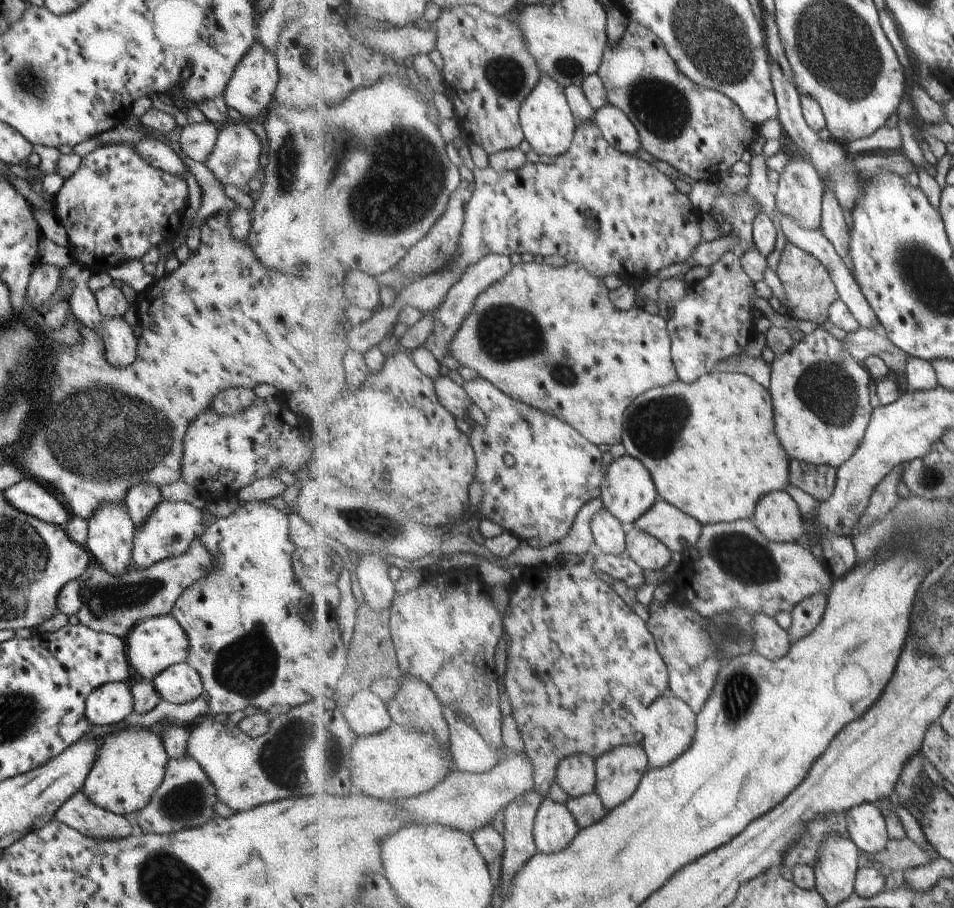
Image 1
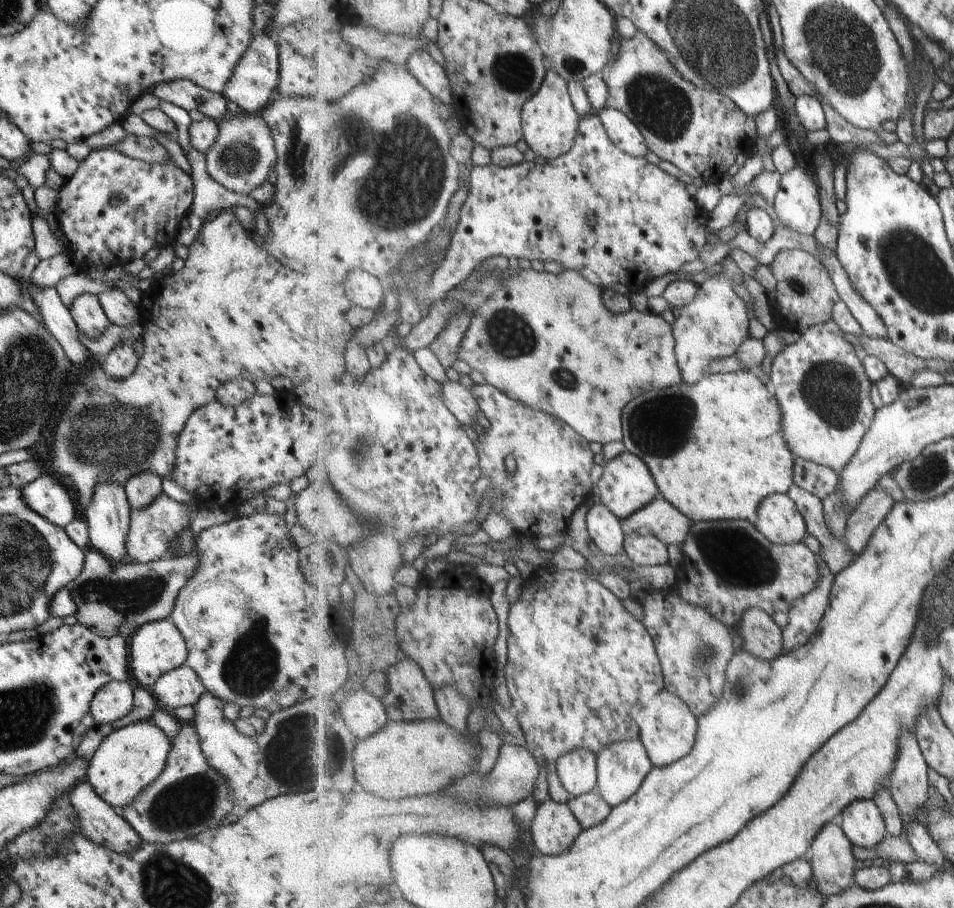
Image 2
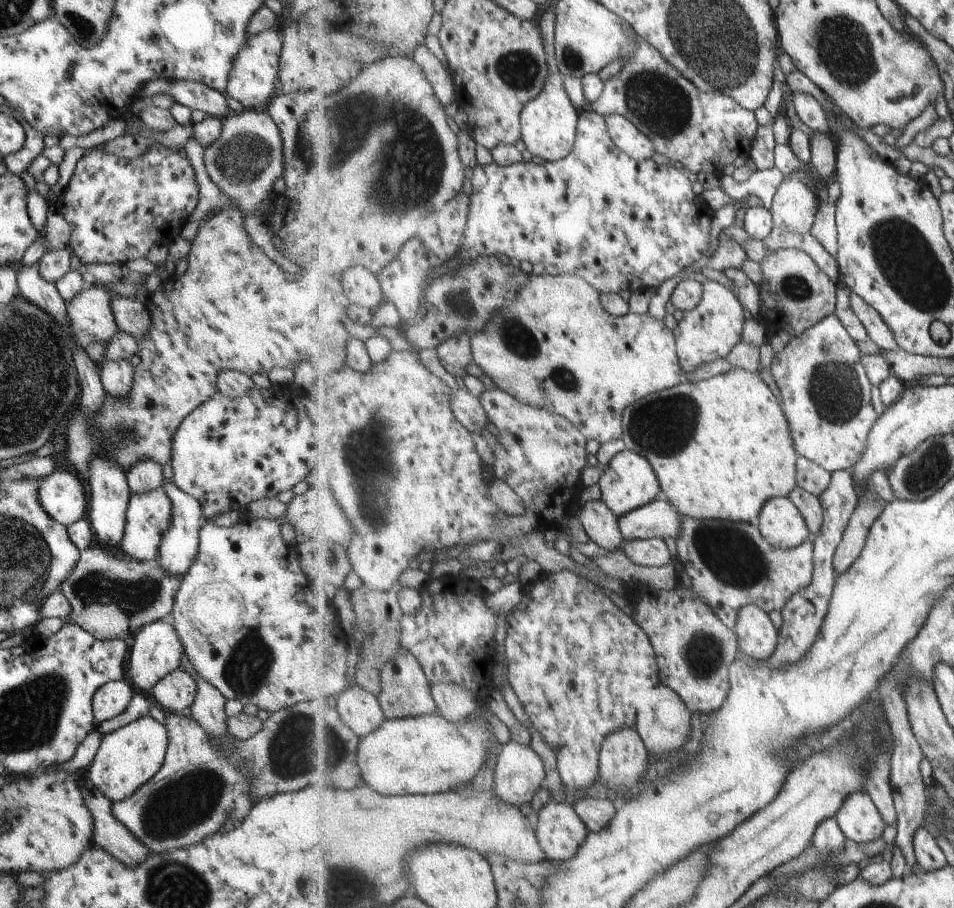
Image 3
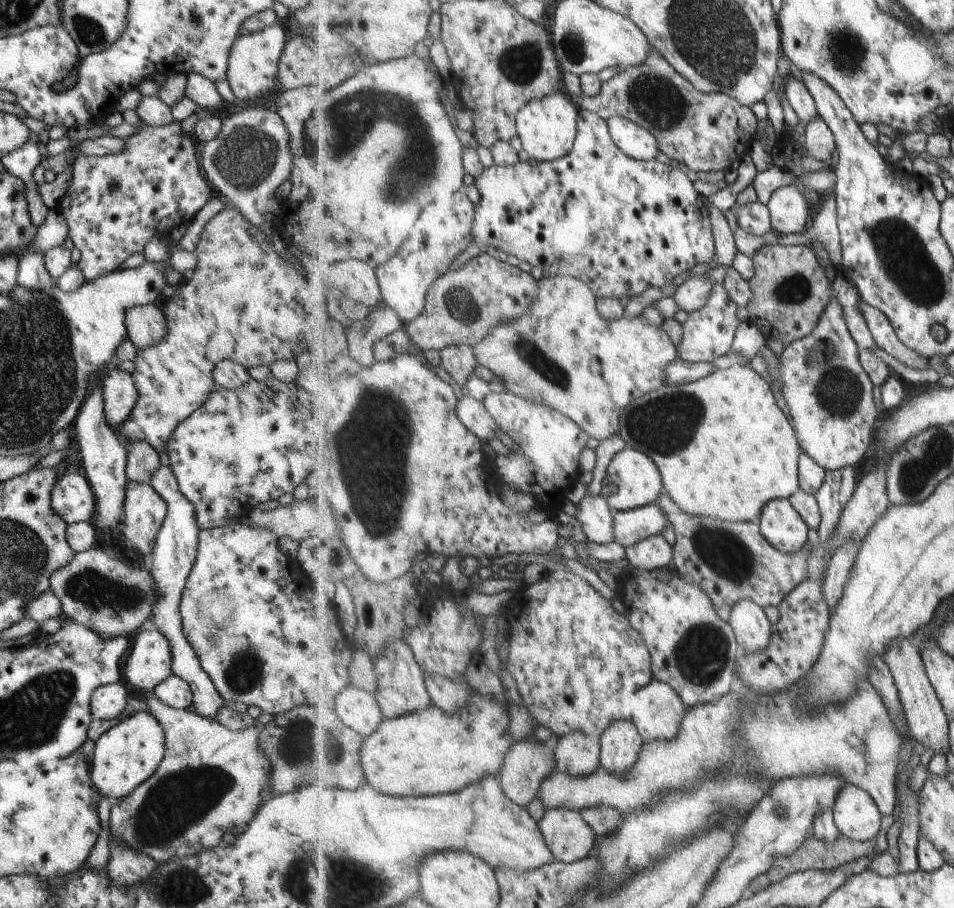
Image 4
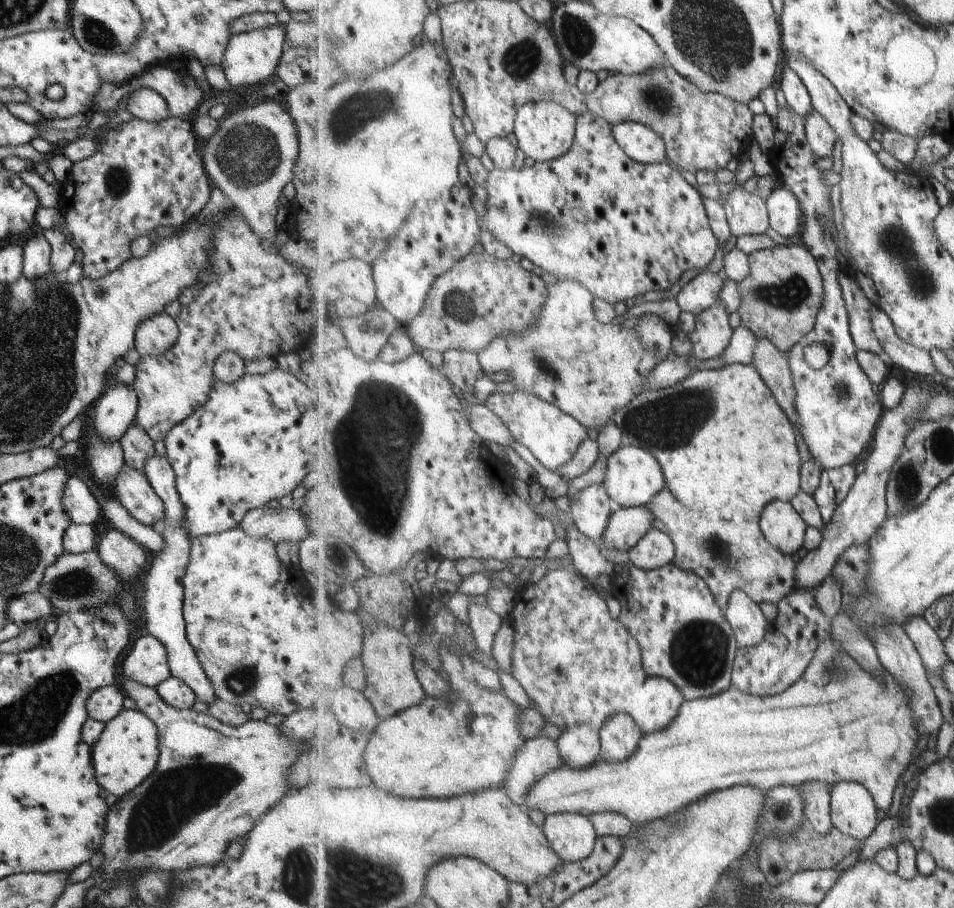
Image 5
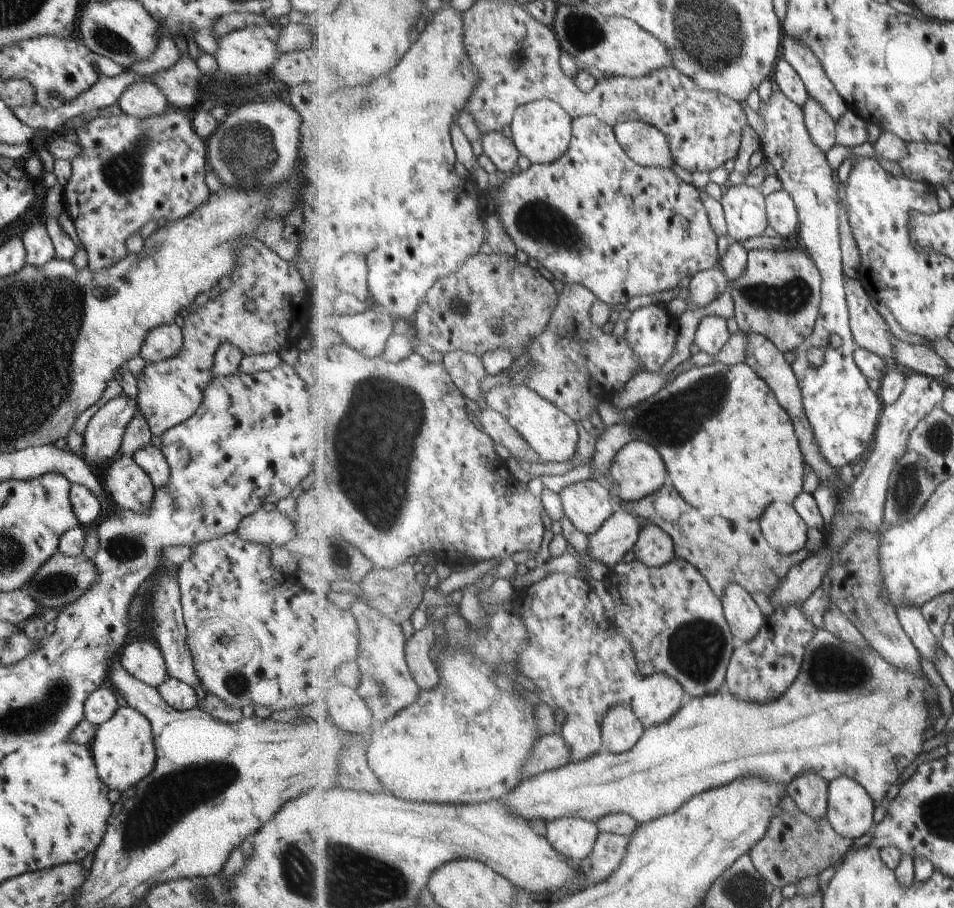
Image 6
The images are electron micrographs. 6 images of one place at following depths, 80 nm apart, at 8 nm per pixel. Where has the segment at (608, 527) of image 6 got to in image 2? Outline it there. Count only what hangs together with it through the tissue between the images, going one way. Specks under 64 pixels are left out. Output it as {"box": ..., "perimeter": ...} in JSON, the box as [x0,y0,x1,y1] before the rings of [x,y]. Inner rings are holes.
{"box":[622,496,694,549],"perimeter":[[[657,496],[650,505],[622,521],[626,535],[660,538],[666,545],[681,549],[689,538],[694,522],[663,496]]]}

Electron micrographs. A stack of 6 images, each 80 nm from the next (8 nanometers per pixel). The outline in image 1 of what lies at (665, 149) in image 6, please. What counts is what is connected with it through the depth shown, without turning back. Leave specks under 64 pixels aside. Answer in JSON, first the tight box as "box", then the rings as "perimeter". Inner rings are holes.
{"box":[594,103,642,155],"perimeter":[[[608,103],[596,111],[594,120],[611,146],[630,155],[642,148],[642,136],[623,109]]]}

